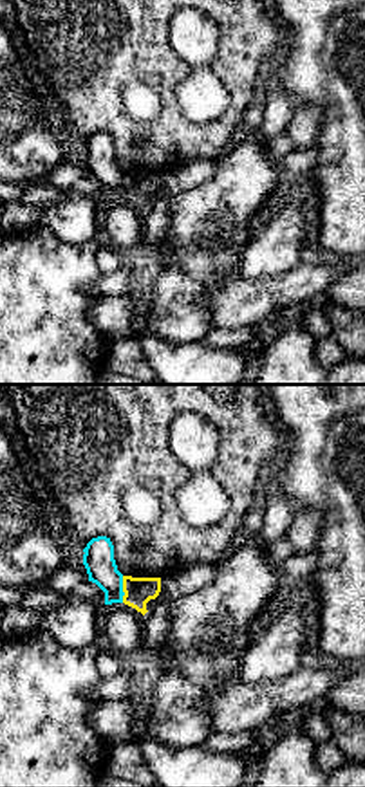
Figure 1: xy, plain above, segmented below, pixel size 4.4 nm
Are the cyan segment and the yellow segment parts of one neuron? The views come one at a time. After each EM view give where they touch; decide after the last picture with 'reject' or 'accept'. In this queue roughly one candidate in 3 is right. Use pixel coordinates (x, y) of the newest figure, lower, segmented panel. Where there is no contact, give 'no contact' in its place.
(121, 589)

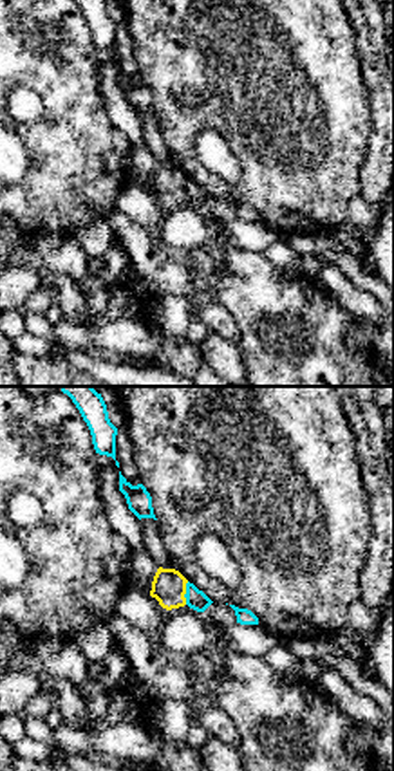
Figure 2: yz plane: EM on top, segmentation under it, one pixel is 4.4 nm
(187, 593)

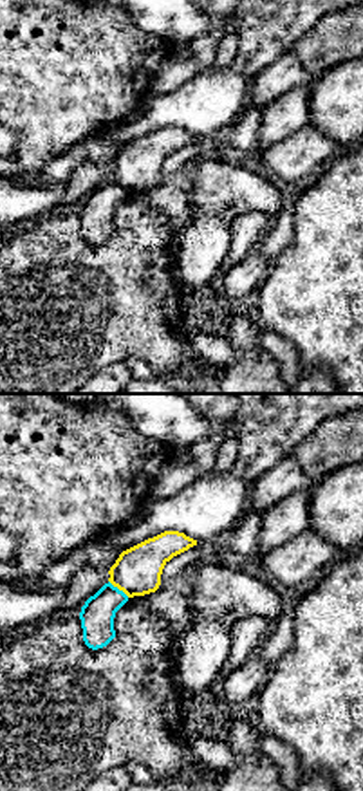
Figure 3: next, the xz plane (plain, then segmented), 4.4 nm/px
(118, 589)

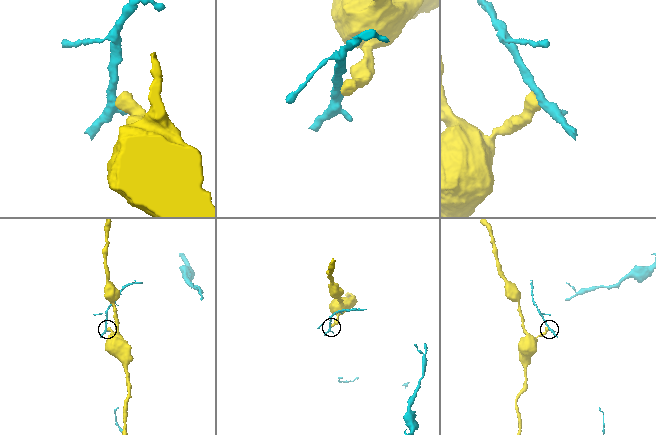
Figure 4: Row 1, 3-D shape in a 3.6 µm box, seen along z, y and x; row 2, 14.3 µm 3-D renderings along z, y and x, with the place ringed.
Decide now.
reject

